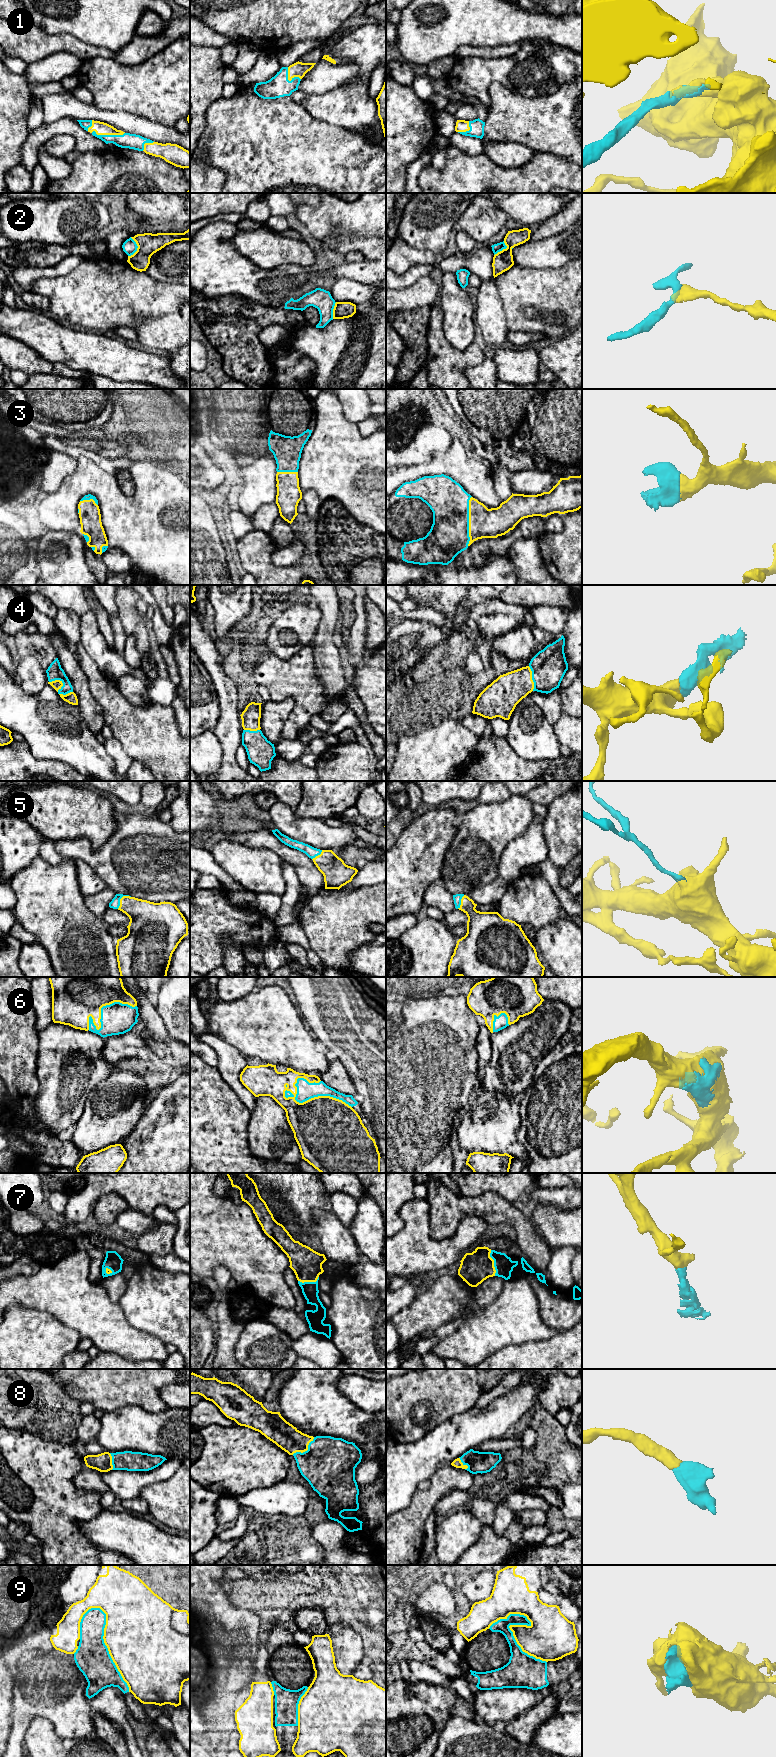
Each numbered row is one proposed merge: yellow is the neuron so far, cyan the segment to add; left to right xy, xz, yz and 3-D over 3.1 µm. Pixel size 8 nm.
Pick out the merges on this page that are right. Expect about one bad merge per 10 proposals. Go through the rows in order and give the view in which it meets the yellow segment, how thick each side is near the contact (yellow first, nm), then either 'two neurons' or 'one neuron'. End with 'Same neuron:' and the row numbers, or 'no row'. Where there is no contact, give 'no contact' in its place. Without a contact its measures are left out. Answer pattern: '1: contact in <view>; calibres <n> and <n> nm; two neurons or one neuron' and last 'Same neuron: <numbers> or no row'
1: contact in xy; calibres 110 and 130 nm; one neuron
2: contact in xy; calibres 170 and 110 nm; two neurons
3: contact in yz; calibres 240 and 320 nm; one neuron
4: contact in yz; calibres 260 and 280 nm; one neuron
5: contact in xy; calibres 260 and 80 nm; one neuron
6: contact in xz; calibres 500 and 140 nm; one neuron
7: contact in yz; calibres 240 and 150 nm; one neuron
8: contact in xz; calibres 200 and 420 nm; one neuron
9: contact in xy; calibres 500 and 280 nm; two neurons
Same neuron: 1, 3, 4, 5, 6, 7, 8

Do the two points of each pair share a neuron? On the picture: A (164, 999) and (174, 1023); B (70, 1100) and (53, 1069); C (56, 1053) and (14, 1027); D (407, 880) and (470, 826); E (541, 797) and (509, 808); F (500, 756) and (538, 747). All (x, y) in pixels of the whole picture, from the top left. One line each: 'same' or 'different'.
A: same
B: same
C: different
D: different
E: different
F: different

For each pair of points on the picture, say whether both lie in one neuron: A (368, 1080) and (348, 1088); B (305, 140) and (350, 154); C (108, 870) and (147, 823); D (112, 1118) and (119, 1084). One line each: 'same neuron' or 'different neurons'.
A: different neurons
B: same neuron
C: same neuron
D: same neuron

